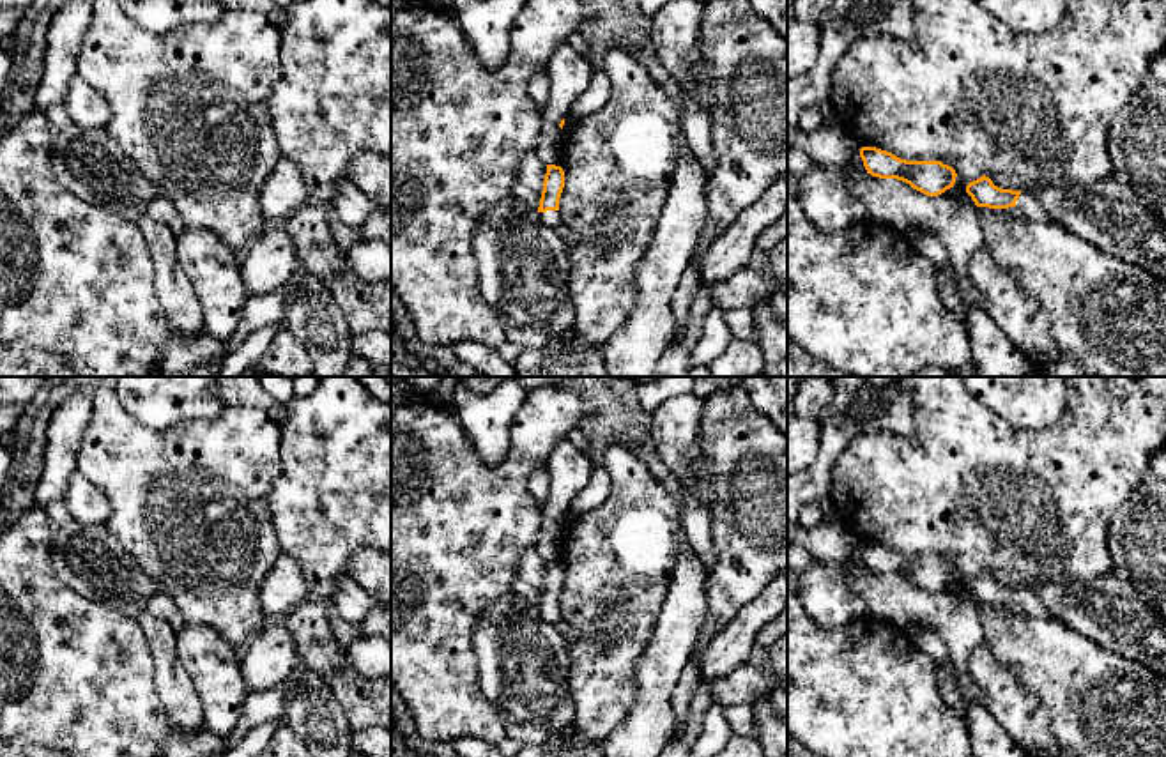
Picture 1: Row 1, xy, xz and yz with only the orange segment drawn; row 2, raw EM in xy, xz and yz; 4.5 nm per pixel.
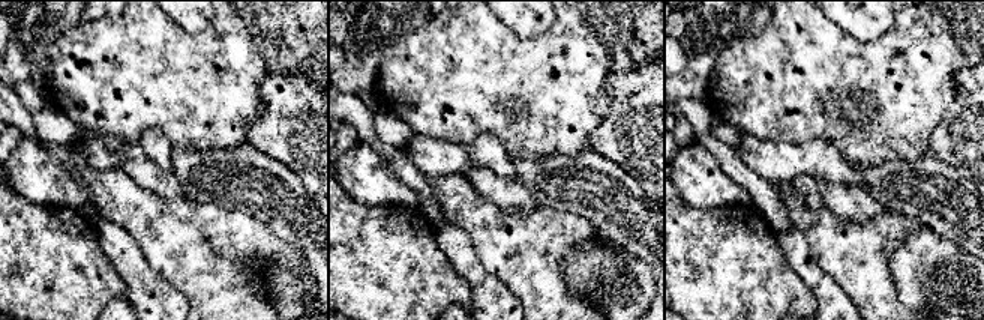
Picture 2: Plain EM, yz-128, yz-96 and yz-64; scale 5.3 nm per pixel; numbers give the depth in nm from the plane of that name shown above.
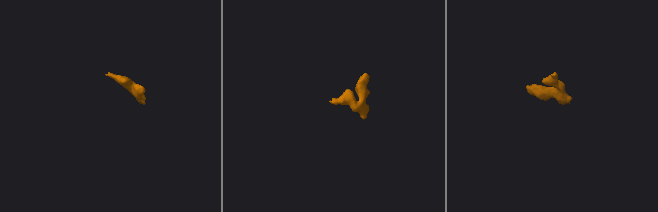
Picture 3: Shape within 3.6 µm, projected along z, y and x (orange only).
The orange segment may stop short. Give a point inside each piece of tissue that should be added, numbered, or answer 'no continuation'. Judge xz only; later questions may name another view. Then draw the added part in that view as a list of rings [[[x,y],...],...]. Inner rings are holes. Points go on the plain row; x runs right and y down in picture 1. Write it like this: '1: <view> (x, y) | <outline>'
1: xz (551, 614) | [[[547,607],[547,608],[538,608],[538,610],[540,610],[540,616],[547,623],[554,624],[561,631],[563,637],[566,635],[566,628],[564,628],[559,607]]]

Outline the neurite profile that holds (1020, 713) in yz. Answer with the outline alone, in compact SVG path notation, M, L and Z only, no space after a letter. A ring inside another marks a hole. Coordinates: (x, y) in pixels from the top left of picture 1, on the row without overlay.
M987 640L968 660L968 672L986 695L987 709L1030 757L1065 757L1042 702L1000 663Z

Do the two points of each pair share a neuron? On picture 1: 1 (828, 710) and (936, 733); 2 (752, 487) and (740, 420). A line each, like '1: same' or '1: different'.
1: same
2: same

